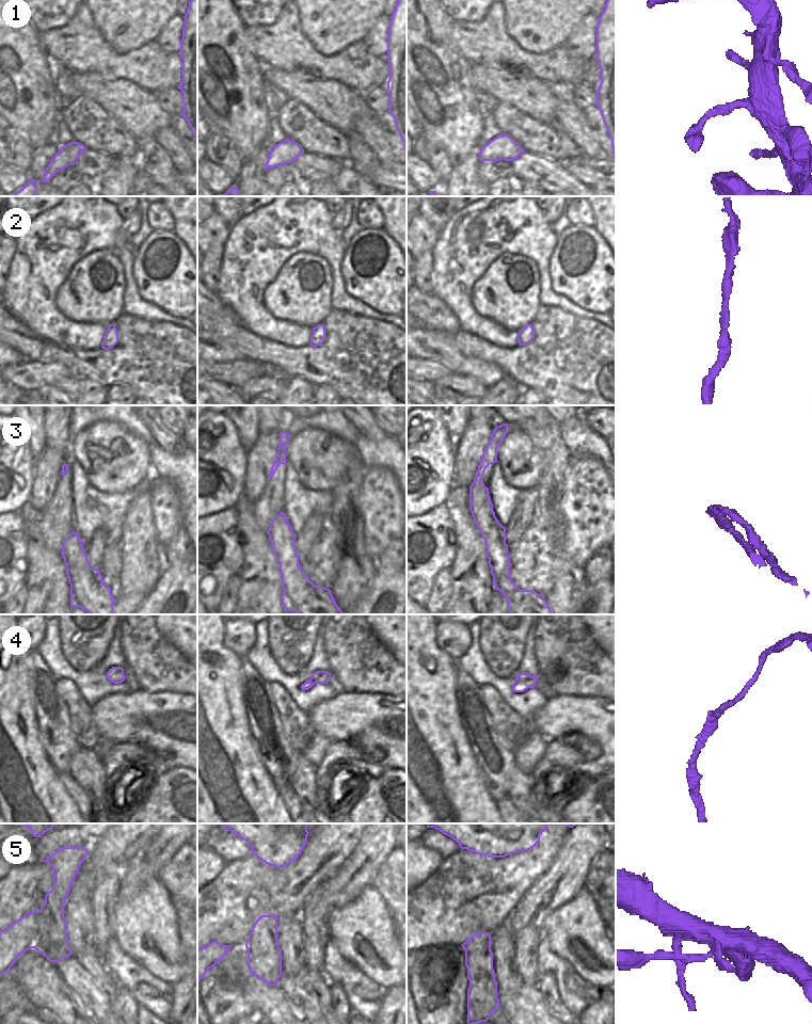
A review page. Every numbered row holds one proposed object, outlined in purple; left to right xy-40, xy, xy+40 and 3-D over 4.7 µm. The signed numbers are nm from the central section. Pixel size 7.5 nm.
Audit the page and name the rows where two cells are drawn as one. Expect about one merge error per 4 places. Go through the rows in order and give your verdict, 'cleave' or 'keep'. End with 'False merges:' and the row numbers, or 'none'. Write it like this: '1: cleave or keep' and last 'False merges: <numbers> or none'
1: keep
2: keep
3: cleave
4: keep
5: cleave
False merges: 3, 5

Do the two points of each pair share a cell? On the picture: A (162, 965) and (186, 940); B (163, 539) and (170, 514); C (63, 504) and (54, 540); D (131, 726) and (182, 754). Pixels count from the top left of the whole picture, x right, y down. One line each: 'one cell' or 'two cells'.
A: two cells
B: one cell
C: one cell
D: one cell

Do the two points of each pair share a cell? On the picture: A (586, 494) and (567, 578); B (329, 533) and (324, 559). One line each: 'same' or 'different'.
A: different
B: same

